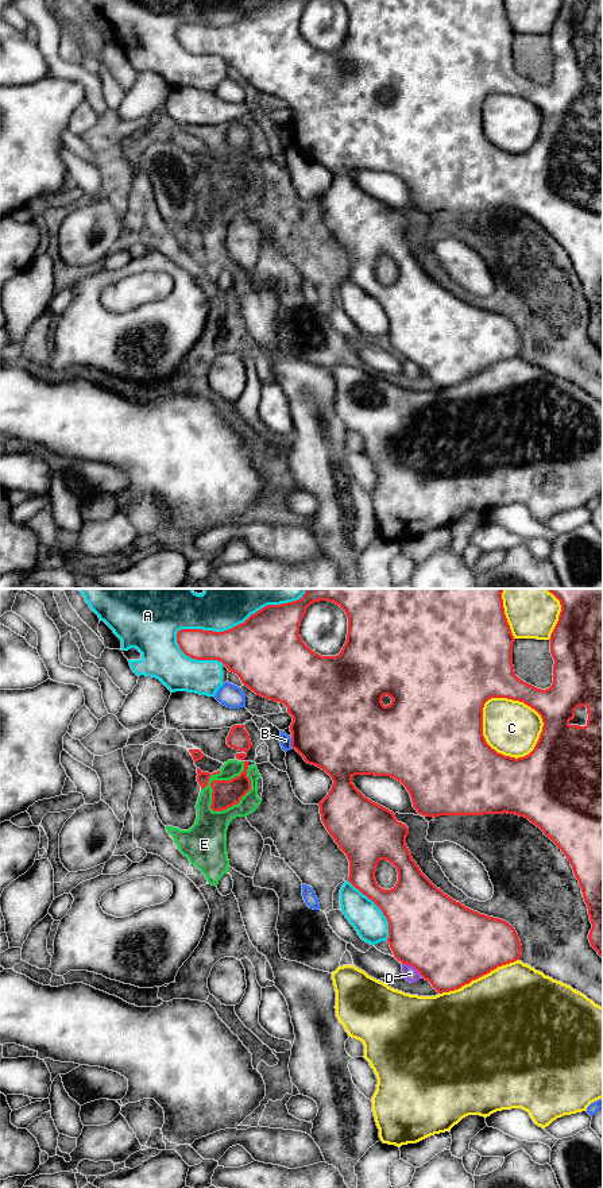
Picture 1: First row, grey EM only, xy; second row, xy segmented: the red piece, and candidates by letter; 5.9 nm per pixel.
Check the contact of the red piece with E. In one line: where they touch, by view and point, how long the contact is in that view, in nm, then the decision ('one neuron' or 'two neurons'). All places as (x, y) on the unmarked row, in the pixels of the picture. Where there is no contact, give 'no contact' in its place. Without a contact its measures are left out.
meets red in xy at (246, 188); contact 360 nm long; one neuron

